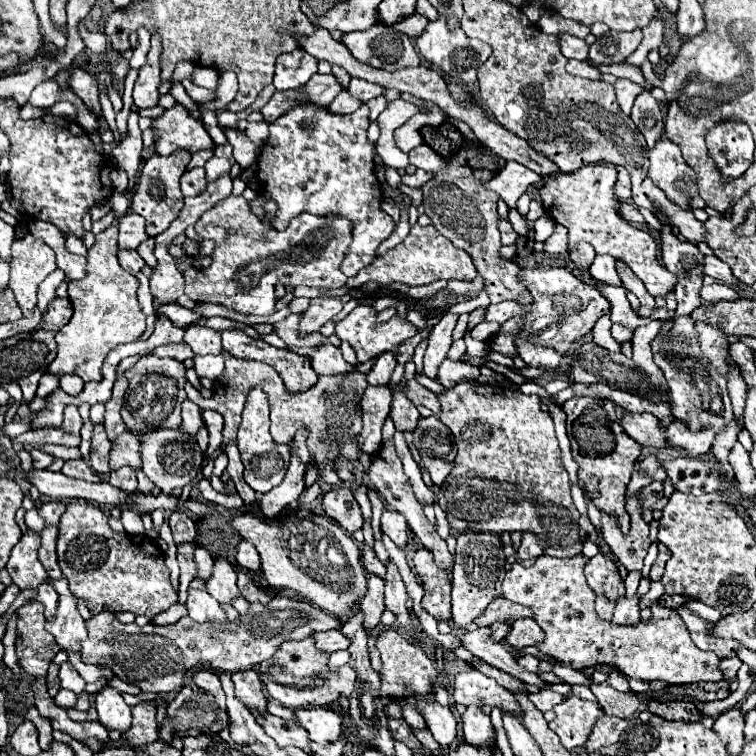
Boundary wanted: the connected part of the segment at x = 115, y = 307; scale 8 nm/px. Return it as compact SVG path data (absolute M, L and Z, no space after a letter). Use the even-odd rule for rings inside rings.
M112 223L108 229L96 235L96 243L88 249L88 275L80 281L68 283L68 295L72 301L74 315L66 327L56 333L58 355L48 367L50 375L78 375L82 381L100 381L102 363L106 355L122 345L138 339L146 329L146 315L140 309L136 289L140 281L124 271L118 263L118 225Z

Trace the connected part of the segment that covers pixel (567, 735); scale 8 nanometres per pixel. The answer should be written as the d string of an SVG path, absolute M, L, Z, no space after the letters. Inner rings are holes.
M566 695L562 703L554 705L554 721L550 729L560 737L564 747L580 747L590 733L590 725L602 717L602 709L592 701L582 701L576 695Z

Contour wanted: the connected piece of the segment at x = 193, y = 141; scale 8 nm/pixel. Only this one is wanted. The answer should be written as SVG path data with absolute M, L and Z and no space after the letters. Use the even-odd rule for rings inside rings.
M182 105L166 109L162 117L152 119L152 127L158 133L156 153L160 155L170 155L176 149L186 149L194 153L200 149L216 147L206 131L206 125L200 119L190 117Z

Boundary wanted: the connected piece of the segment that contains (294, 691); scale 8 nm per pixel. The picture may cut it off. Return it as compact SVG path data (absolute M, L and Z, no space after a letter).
M312 639L286 641L278 647L274 657L258 665L258 675L262 677L266 691L288 709L322 707L338 701L340 693L350 697L356 681L356 673L350 665L344 665L338 673L332 673L326 663L328 663L328 653L316 649Z

